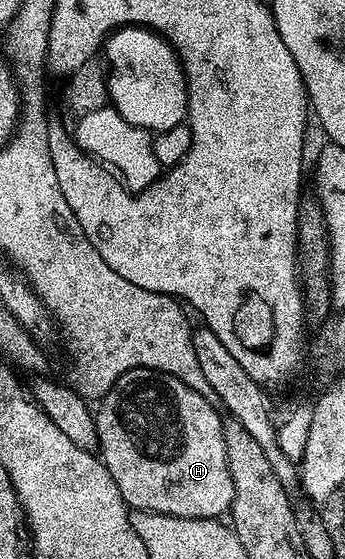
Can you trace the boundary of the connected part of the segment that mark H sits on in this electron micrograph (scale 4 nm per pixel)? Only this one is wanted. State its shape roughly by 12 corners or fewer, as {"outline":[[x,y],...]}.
{"outline":[[157,369],[97,402],[127,506],[229,514],[223,414]]}

